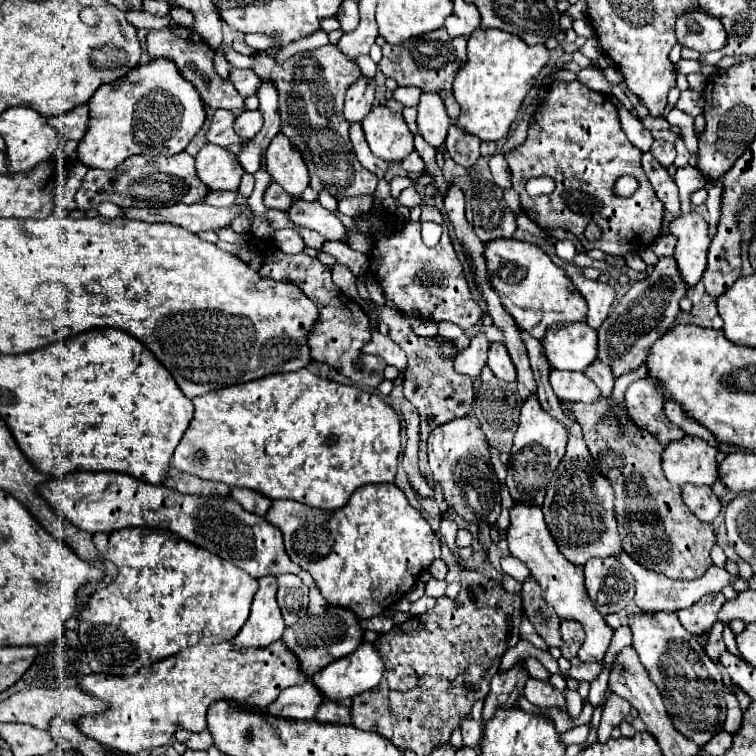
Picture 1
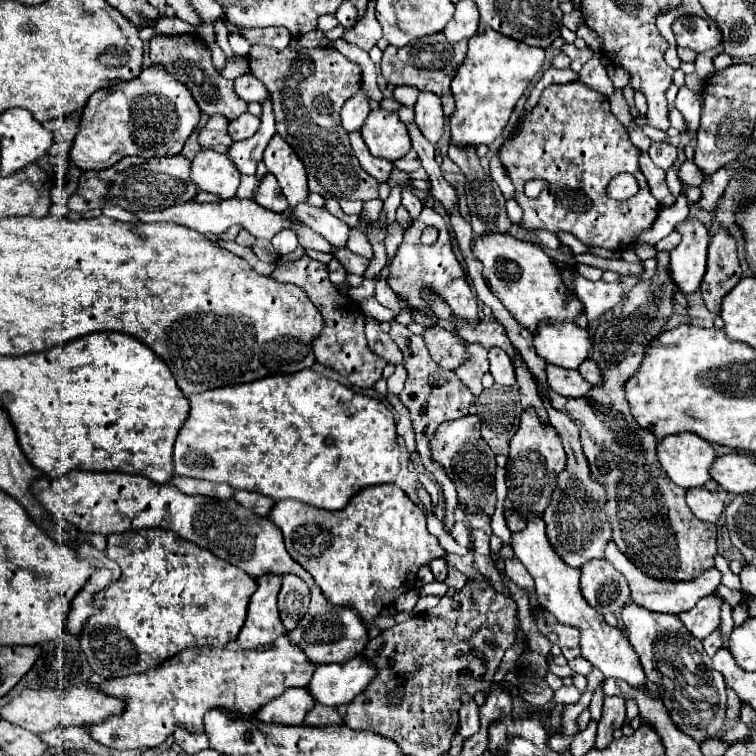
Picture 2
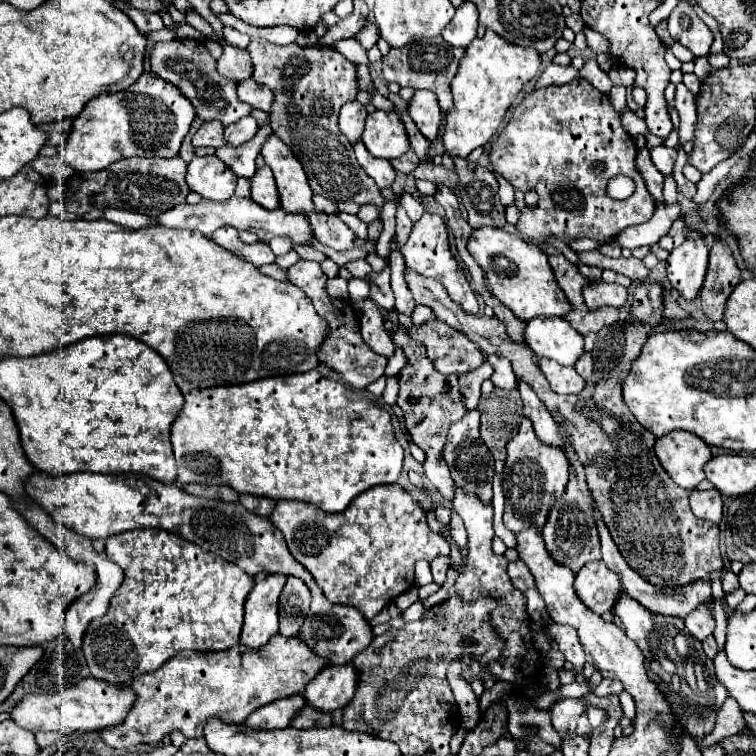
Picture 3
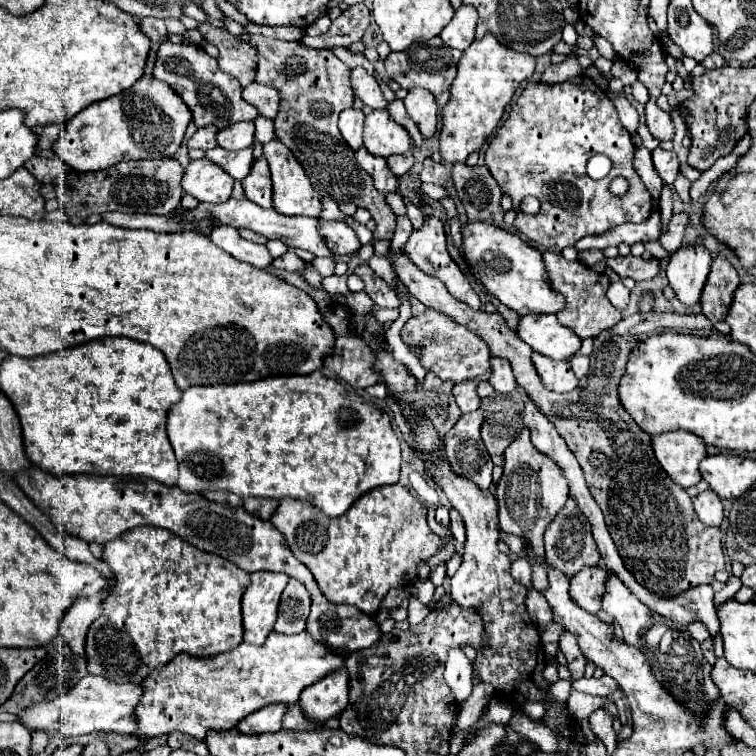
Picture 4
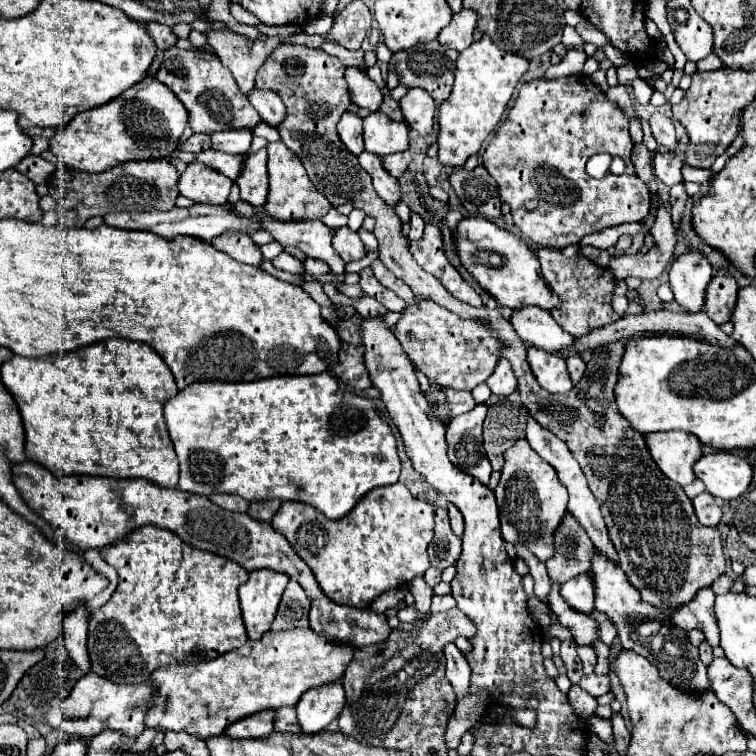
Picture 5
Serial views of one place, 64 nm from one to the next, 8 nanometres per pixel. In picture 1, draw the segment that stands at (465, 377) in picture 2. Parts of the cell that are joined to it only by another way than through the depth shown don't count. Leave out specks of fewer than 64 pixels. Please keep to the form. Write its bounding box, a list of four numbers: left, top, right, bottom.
[454,334,490,382]

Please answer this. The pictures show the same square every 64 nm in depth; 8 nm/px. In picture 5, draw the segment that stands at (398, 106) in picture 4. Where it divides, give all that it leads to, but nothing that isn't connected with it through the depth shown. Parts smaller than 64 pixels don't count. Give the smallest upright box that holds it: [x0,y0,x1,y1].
[378,96,404,122]

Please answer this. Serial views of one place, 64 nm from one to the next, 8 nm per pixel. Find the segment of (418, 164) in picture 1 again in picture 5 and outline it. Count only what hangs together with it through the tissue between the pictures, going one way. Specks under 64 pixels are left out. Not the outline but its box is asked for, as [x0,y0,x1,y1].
[382,152,410,176]

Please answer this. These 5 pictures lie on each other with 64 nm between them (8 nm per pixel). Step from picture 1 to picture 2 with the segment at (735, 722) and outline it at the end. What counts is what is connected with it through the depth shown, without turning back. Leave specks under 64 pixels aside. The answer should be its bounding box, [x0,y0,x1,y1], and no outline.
[724,720,750,744]

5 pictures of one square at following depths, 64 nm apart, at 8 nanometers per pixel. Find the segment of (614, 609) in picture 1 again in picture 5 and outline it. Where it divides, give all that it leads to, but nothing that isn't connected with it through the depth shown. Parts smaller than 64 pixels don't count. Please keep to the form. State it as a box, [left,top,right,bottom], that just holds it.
[560,572,594,614]

